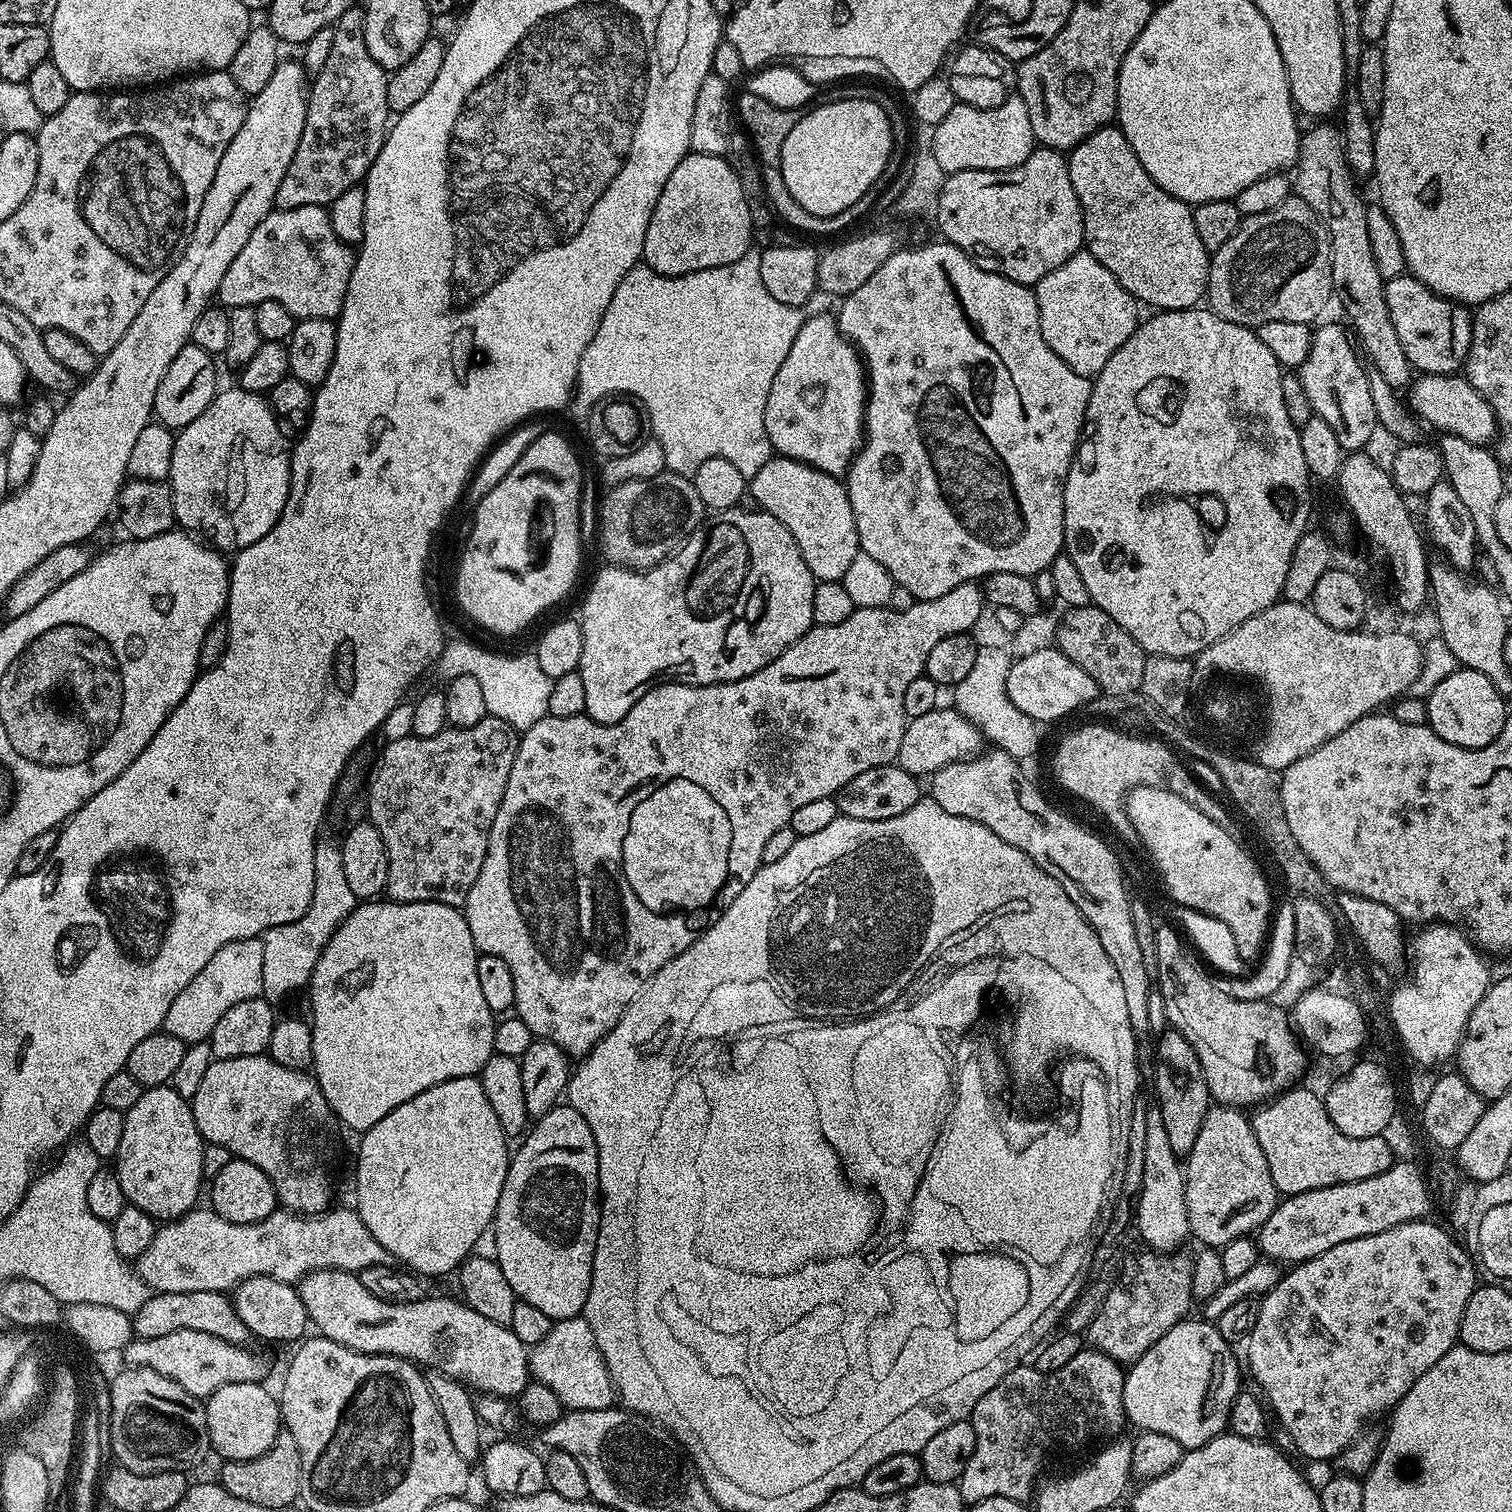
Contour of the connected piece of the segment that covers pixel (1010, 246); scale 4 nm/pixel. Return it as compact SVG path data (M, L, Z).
M1037 147L1018 166L1010 170L962 170L951 173L945 179L940 197L934 209L936 224L947 243L958 246L982 270L1002 274L1019 284L1036 285L1046 278L1050 270L1058 270L1074 253L1085 247L1084 212L1080 208L1078 194L1074 194L1074 182L1070 182L1070 170L1065 153L1054 148Z

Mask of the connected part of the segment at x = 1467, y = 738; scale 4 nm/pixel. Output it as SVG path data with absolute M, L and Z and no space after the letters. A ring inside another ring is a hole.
M1460 666L1449 676L1444 676L1432 688L1432 693L1426 696L1428 706L1428 727L1438 734L1438 738L1446 738L1454 746L1463 748L1481 748L1494 738L1502 730L1506 718L1510 714L1507 708L1506 697L1499 692L1486 678L1486 674L1478 674L1478 670Z

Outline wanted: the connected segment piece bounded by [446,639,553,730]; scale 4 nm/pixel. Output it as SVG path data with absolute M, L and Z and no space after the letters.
M449 639L446 644L446 661L457 673L478 678L486 701L488 715L502 718L511 728L523 730L534 726L548 715L552 679L538 666L535 655L503 656L500 652L487 652L468 640Z

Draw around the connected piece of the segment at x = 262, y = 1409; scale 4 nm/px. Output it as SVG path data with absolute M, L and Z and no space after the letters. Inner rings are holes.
M234 1382L224 1384L207 1397L204 1409L208 1423L208 1443L211 1451L224 1460L258 1458L274 1446L282 1431L280 1406L275 1395L264 1389L263 1383Z

